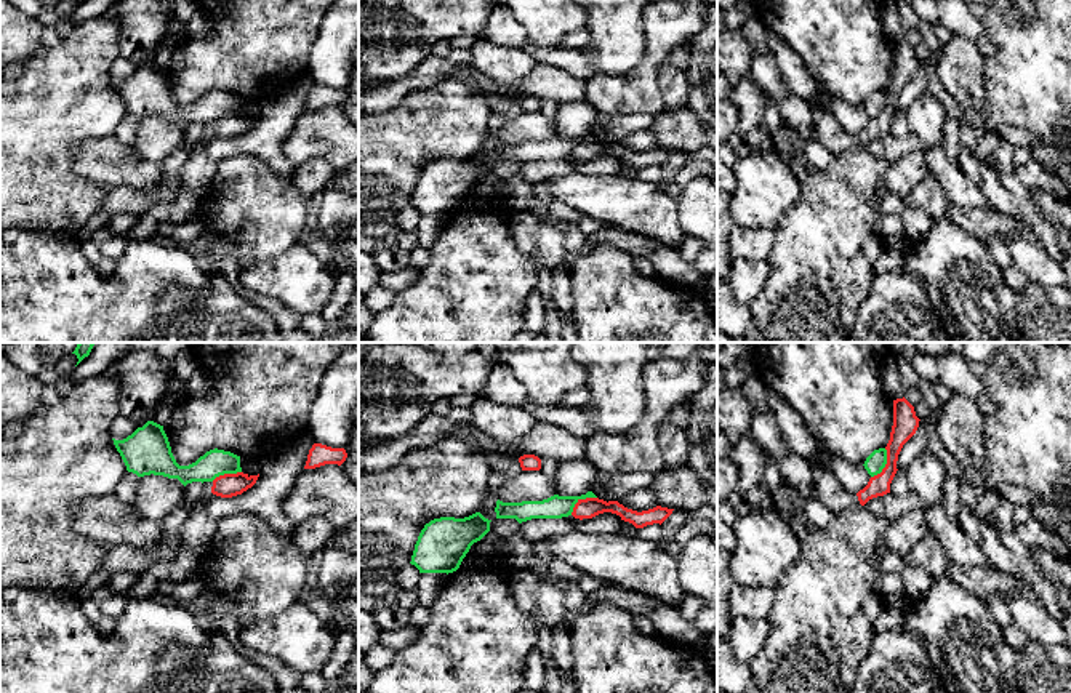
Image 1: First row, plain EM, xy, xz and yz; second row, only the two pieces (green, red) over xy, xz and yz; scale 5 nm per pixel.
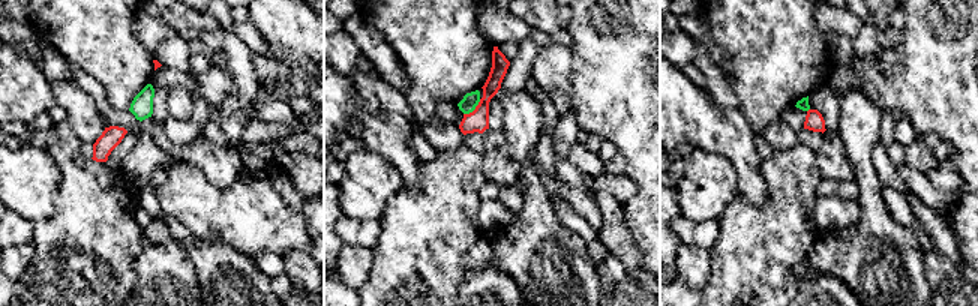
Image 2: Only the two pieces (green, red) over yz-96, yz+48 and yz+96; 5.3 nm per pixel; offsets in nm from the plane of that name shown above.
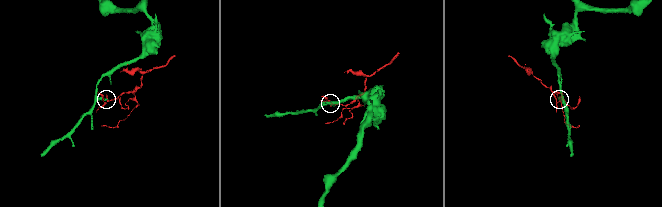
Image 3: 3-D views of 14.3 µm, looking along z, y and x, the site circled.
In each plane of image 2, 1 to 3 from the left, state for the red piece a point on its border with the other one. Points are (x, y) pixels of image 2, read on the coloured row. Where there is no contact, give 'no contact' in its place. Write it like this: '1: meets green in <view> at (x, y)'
1: no contact
2: meets green in yz+48 at (473, 110)
3: no contact

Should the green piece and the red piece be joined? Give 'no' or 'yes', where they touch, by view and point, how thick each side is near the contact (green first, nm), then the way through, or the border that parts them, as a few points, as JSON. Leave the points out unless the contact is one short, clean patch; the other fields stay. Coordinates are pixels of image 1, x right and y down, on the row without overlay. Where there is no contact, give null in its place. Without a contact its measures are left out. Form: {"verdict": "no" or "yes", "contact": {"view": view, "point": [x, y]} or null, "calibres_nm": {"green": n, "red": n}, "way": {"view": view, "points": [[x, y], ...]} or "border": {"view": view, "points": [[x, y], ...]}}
{"verdict": "no", "contact": {"view": "xz", "point": [580, 140]}, "calibres_nm": {"green": 120, "red": 100}, "border": {"view": "xz", "points": [[596, 138], [580, 141], [570, 156]]}}

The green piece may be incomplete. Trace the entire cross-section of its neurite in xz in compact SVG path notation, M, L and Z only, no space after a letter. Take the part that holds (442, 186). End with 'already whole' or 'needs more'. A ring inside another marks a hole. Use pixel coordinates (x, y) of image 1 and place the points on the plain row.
M480 154L464 160L440 158L424 166L411 206L419 214L453 214L459 210L471 187L490 173L490 163Z | already whole

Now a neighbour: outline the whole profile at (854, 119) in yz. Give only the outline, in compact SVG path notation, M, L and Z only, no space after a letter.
M840 98L831 99L831 114L850 134L858 134L863 131L871 120L864 107L855 107Z

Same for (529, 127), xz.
M520 112L496 134L503 144L543 142L557 136L556 120L540 112Z

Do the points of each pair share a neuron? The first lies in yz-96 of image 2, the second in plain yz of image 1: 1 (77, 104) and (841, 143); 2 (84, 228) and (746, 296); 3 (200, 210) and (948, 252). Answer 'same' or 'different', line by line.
1: same
2: different
3: different

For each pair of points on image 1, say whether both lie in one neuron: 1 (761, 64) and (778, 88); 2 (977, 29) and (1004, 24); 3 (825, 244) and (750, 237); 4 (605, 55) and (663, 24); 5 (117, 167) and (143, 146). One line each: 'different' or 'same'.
1: same
2: different
3: different
4: different
5: different

